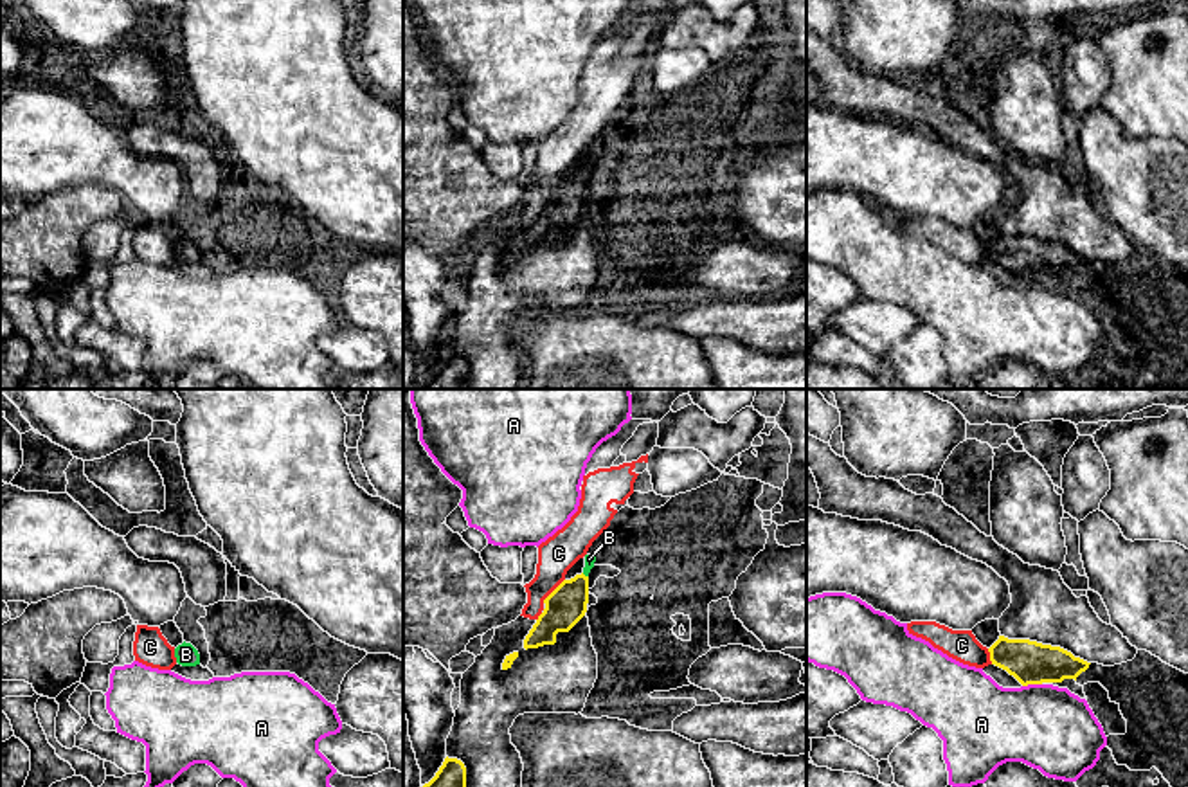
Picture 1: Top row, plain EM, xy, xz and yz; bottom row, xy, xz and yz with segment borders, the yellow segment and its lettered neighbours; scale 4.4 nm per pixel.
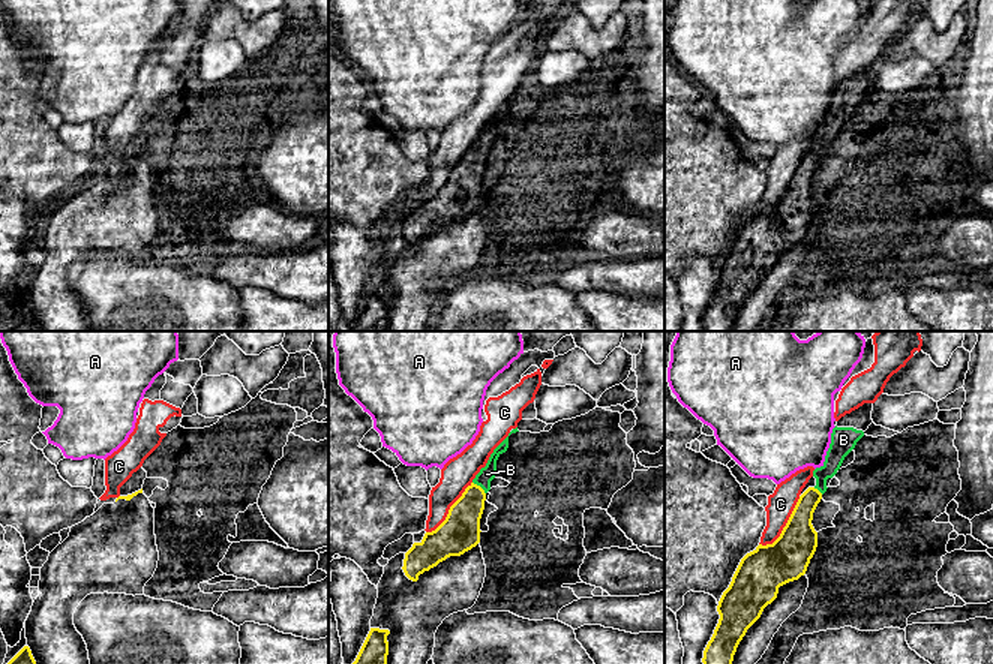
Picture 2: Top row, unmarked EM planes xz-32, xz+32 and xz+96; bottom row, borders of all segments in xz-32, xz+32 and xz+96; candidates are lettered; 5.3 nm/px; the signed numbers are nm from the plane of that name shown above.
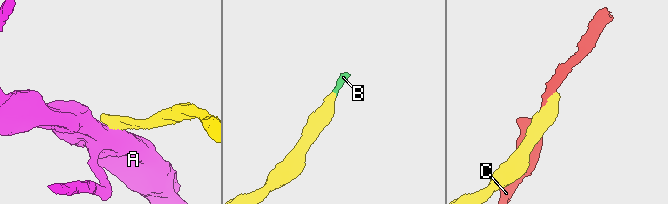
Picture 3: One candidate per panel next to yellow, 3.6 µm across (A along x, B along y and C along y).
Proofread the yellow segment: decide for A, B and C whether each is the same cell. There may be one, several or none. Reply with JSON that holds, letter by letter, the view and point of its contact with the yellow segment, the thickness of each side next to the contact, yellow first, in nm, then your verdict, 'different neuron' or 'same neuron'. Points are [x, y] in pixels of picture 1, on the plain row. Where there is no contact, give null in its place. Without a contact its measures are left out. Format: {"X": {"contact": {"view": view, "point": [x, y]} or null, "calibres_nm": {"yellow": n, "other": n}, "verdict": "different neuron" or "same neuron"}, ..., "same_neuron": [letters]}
{"A": {"contact": {"view": "yz", "point": [1032, 280]}, "calibres_nm": {"yellow": 190, "other": 380}, "verdict": "different neuron"}, "B": {"contact": {"view": "xz", "point": [584, 171]}, "calibres_nm": {"yellow": 180, "other": 50}, "verdict": "same neuron"}, "C": {"contact": {"view": "xz", "point": [553, 188]}, "calibres_nm": {"yellow": 180, "other": 170}, "verdict": "different neuron"}, "same_neuron": ["B"]}

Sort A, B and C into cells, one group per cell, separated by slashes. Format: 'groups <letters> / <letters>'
groups A / B / C

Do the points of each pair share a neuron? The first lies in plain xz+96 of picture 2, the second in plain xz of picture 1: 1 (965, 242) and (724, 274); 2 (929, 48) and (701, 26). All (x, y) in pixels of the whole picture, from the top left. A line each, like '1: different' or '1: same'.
1: same
2: same

